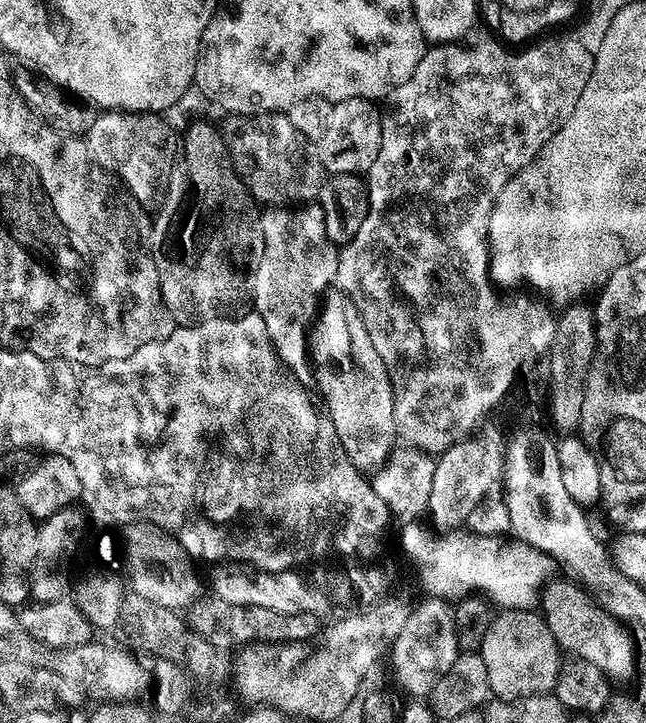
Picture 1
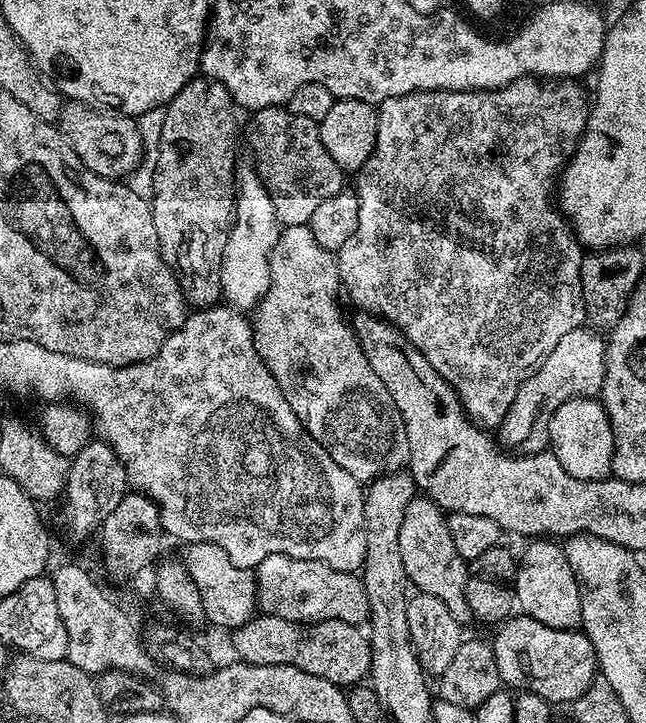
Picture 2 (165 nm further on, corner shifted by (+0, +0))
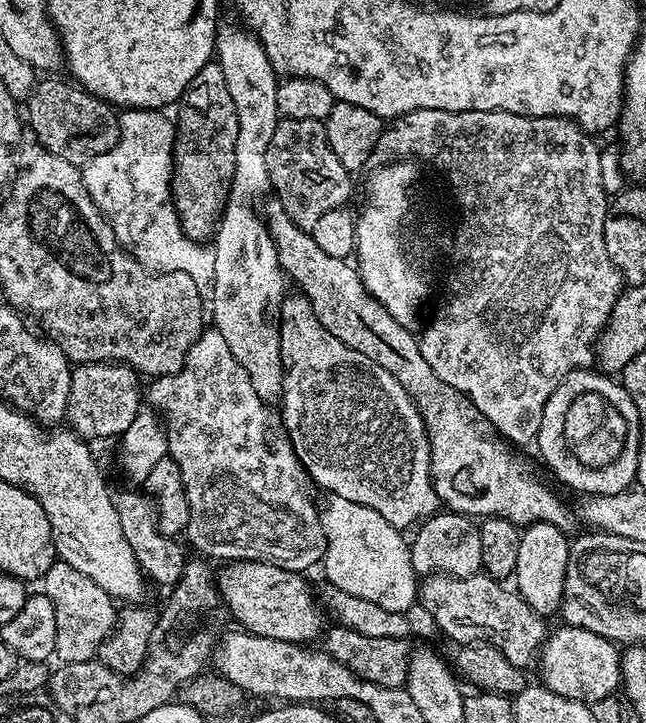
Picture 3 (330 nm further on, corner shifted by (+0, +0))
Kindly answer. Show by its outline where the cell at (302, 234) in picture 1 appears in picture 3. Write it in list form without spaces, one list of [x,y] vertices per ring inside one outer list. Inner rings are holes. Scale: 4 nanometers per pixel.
[[[285,295],[280,302],[280,357],[284,367],[282,401],[284,400],[285,429],[283,428],[283,431],[292,444],[294,454],[300,459],[300,465],[304,467],[311,483],[313,480],[314,483],[321,484],[326,490],[325,493],[350,498],[350,502],[358,502],[362,506],[370,506],[370,510],[378,510],[378,514],[382,514],[382,518],[386,518],[386,522],[390,522],[394,527],[401,530],[408,530],[408,527],[411,529],[417,522],[433,515],[438,508],[436,491],[430,474],[428,431],[424,428],[424,420],[420,416],[420,411],[416,408],[412,398],[406,394],[406,390],[396,381],[394,374],[390,374],[390,370],[382,370],[382,366],[370,362],[370,358],[366,358],[366,354],[355,352],[350,346],[338,342],[338,338],[334,338],[334,334],[330,334],[326,330],[326,326],[322,326],[322,322],[318,322],[310,302],[305,300],[303,295],[295,295]]]

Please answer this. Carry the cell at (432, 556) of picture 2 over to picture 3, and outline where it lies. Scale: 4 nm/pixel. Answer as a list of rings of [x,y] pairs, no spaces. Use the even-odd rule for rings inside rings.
[[[433,574],[425,576],[418,584],[418,604],[425,607],[426,610],[434,616],[434,622],[437,623],[439,631],[449,636],[450,639],[456,640],[457,645],[461,644],[492,644],[514,666],[525,670],[531,669],[538,653],[546,639],[544,632],[545,617],[539,616],[532,607],[520,596],[520,593],[511,587],[505,586],[499,579],[493,578],[465,578],[462,576],[446,576],[443,574]]]

